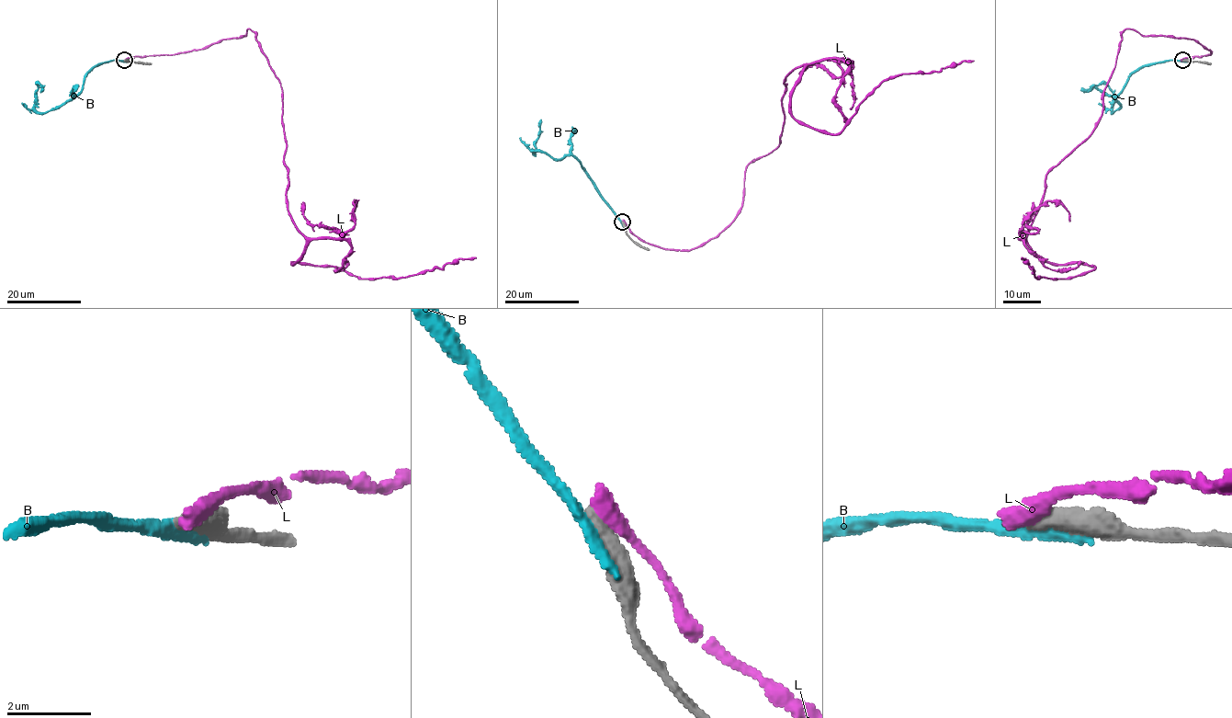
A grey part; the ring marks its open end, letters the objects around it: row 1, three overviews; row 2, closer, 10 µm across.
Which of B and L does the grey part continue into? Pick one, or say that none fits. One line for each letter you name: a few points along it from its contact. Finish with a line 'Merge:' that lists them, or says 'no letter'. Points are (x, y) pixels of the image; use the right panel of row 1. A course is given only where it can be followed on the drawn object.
Merge: no letter

